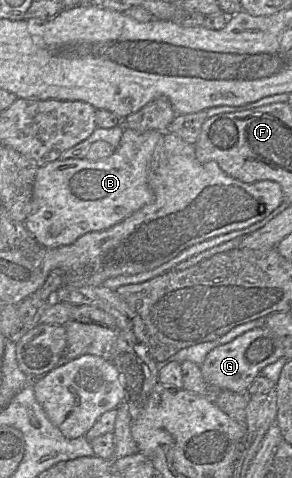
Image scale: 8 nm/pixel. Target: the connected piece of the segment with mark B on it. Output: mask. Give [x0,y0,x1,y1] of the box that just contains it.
[24,129,163,248]

